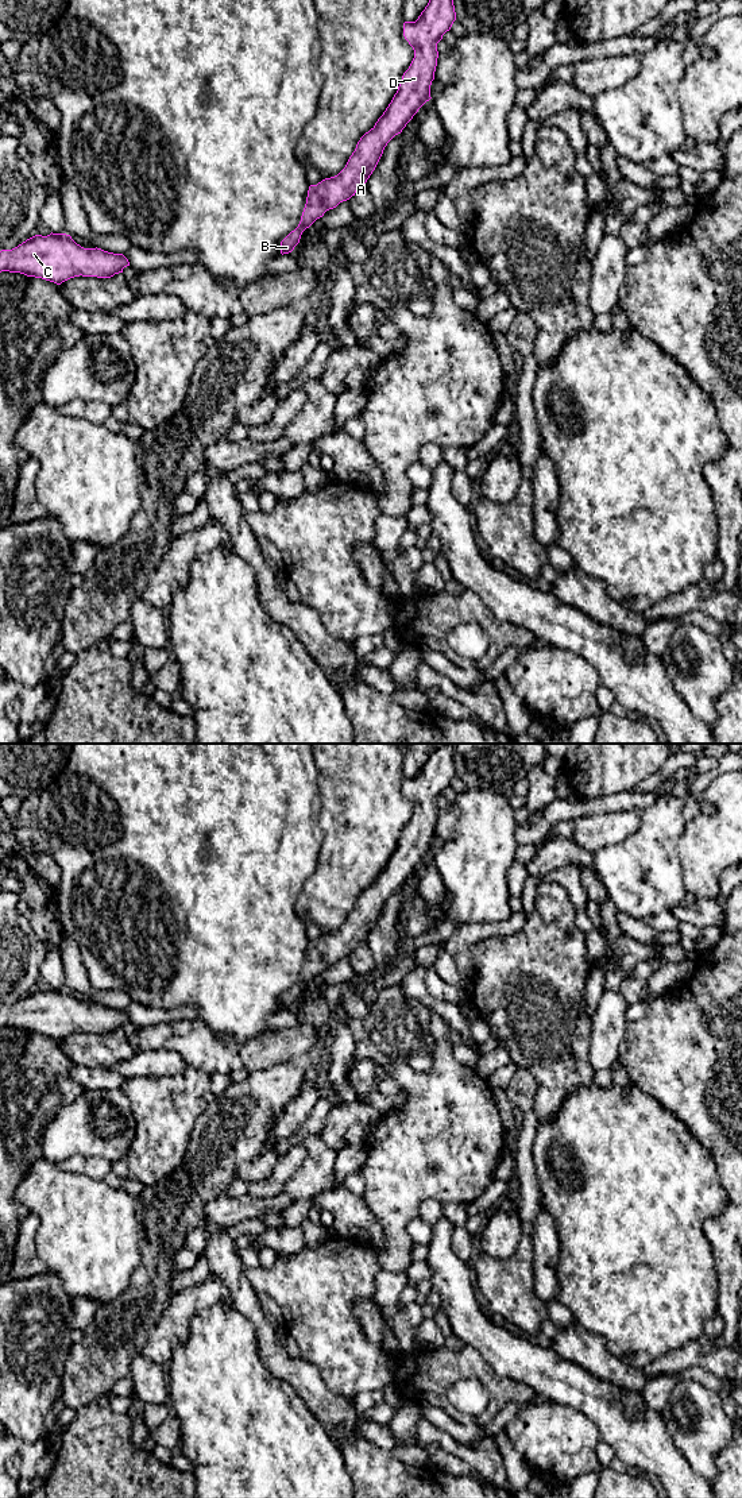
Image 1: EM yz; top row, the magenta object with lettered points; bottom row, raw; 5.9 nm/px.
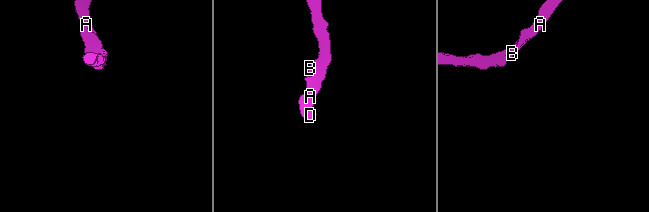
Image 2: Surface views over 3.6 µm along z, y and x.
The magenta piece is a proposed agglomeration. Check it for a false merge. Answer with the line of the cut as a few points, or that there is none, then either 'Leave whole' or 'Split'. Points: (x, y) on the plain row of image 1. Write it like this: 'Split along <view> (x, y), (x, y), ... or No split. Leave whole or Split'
No split. Leave whole

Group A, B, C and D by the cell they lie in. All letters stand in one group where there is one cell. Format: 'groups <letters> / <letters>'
groups A B C D

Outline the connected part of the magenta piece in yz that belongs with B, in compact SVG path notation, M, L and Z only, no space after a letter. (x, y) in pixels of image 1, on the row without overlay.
M445 744L438 749L433 749L428 761L416 777L403 779L403 792L413 803L414 814L409 825L403 829L397 849L375 881L360 893L345 923L337 931L325 934L317 941L309 942L306 960L298 982L281 997L282 1011L291 1008L299 999L302 988L317 974L322 973L326 966L333 965L340 958L349 955L362 942L366 941L387 899L395 891L401 889L418 865L432 854L430 841L434 835L438 814L437 799L443 795L443 791L451 785L455 776L456 768L453 761L453 746L451 744Z

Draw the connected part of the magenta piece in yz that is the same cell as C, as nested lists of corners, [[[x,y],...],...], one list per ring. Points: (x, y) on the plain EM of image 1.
[[[35,991],[12,1005],[0,1007],[0,1028],[20,1028],[57,1041],[74,1032],[111,1034],[130,1022],[123,1009],[84,1004],[70,991]]]

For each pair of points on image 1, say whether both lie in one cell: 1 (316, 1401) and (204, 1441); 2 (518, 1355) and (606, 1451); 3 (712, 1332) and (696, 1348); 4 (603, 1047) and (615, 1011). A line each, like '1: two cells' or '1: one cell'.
1: two cells
2: two cells
3: two cells
4: one cell

